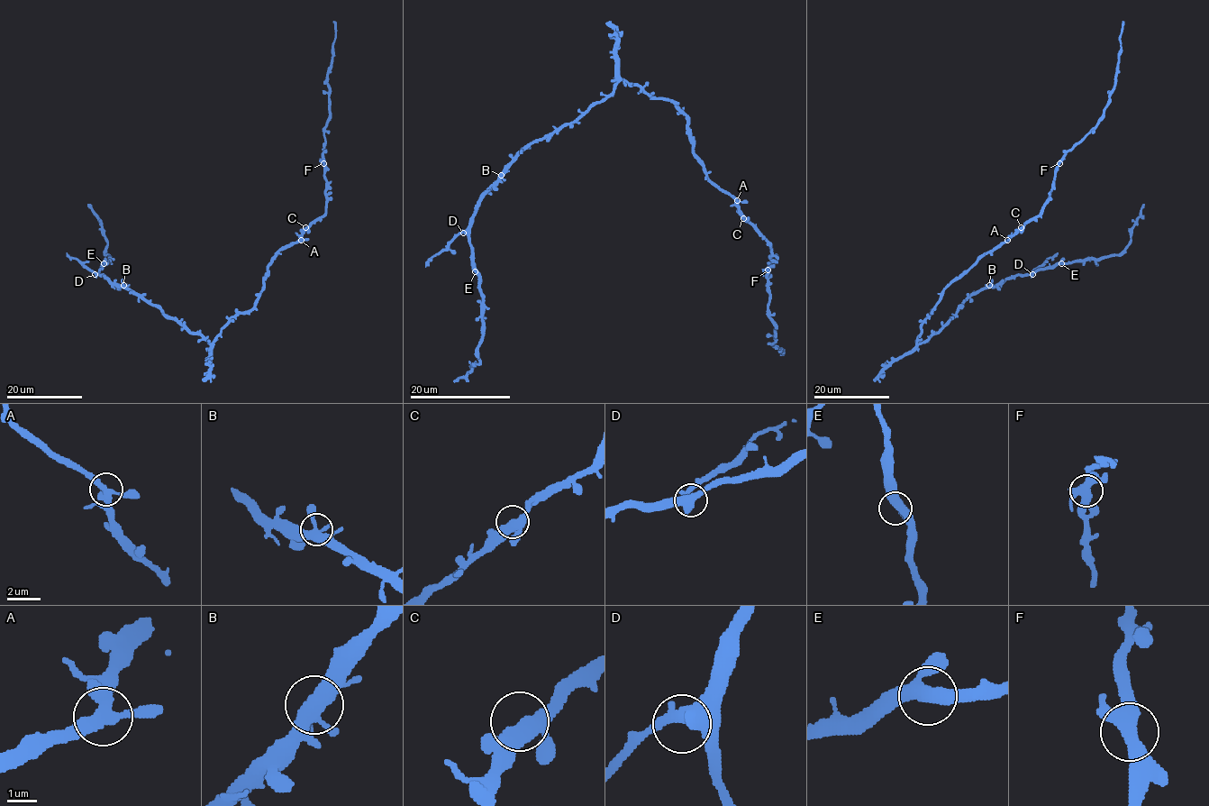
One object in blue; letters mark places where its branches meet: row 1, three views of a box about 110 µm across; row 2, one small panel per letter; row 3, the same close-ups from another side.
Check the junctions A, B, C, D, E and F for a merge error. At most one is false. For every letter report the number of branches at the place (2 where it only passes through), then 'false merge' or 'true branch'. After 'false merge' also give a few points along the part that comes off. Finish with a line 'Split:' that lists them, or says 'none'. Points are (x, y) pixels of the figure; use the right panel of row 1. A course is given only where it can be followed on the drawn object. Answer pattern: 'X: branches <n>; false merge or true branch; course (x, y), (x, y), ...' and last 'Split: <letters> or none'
A: branches 3; true branch
B: branches 3; true branch
C: branches 3; true branch
D: branches 2; true branch
E: branches 3; true branch
F: branches 3; true branch
Split: none

